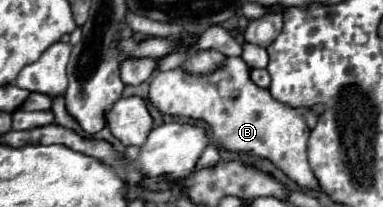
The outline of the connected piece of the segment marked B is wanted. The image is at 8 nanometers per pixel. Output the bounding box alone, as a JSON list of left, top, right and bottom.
[148,57,320,191]

